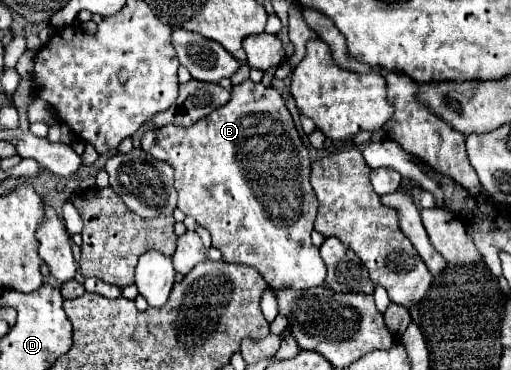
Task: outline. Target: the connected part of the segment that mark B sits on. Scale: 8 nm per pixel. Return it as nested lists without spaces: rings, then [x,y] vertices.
[[[248,79],[232,87],[232,97],[226,105],[202,117],[192,127],[166,125],[160,129],[148,129],[140,147],[154,159],[174,167],[178,209],[210,231],[212,247],[222,253],[226,263],[256,267],[274,291],[286,287],[312,289],[324,285],[326,267],[318,247],[310,241],[318,207],[310,185],[310,157],[278,89]]]

